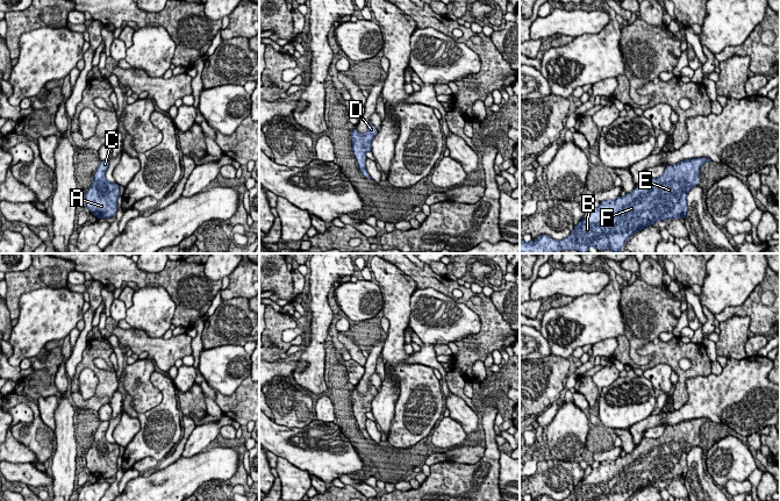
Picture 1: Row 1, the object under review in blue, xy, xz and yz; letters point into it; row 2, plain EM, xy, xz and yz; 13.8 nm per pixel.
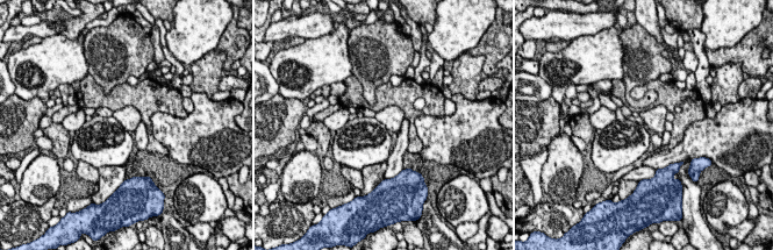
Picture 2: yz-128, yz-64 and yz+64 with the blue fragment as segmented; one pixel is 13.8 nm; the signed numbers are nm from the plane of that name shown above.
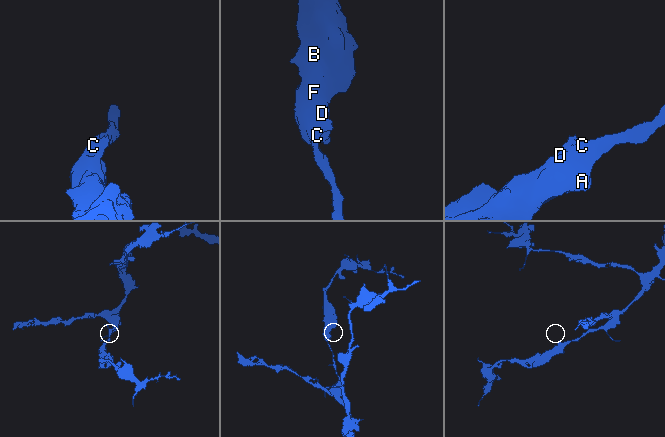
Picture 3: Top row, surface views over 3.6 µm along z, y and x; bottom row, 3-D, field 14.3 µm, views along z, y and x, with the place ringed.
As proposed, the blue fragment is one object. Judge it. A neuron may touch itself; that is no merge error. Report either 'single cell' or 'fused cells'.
single cell

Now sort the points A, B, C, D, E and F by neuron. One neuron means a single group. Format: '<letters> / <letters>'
A B C D E F

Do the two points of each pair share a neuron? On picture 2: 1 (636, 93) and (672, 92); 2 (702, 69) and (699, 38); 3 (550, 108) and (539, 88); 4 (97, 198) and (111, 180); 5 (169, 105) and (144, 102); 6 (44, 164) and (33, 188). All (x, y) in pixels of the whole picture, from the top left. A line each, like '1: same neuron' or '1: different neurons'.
1: same neuron
2: same neuron
3: different neurons
4: same neuron
5: same neuron
6: same neuron

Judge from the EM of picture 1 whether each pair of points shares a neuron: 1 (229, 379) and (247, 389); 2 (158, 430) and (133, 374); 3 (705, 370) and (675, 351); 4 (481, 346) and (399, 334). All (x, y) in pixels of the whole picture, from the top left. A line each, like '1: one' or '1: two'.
1: two
2: two
3: one
4: two

